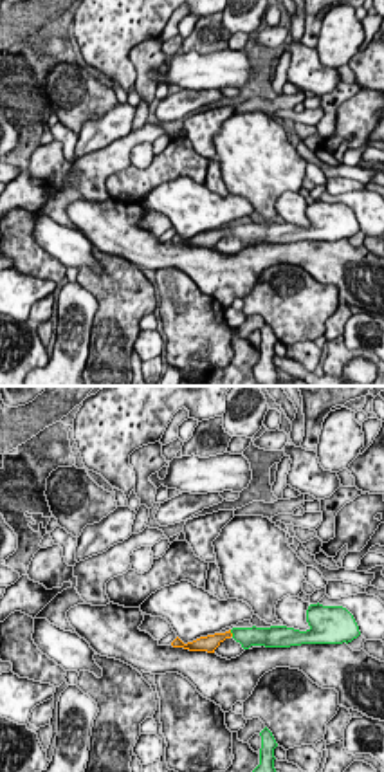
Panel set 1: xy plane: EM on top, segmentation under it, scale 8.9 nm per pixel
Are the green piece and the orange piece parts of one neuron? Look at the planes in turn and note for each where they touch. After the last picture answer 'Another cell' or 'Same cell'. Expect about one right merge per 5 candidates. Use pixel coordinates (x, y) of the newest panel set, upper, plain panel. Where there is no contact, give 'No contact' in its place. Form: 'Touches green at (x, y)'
Touches green at (231, 228)

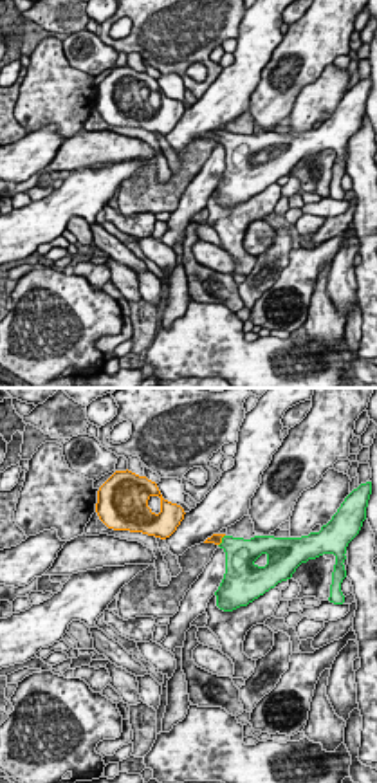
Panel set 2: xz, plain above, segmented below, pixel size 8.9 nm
Touches green at (222, 136)

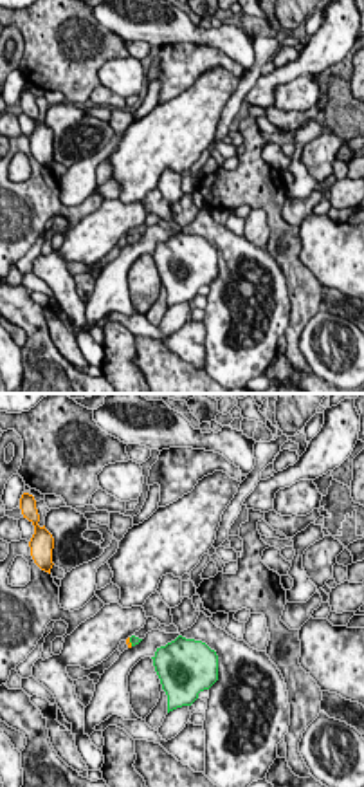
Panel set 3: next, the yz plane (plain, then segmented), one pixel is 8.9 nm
Touches green at (130, 237)

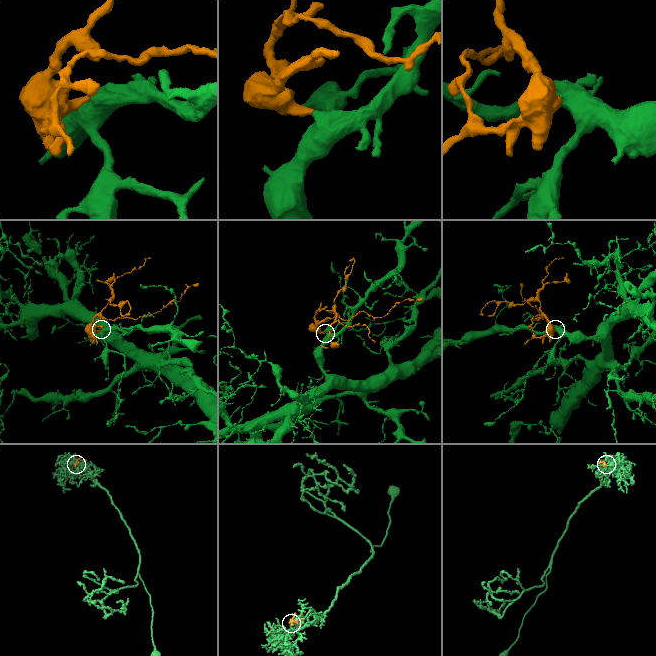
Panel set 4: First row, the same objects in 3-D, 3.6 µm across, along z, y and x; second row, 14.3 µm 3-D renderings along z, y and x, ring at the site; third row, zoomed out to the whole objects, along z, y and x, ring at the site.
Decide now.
Same cell

